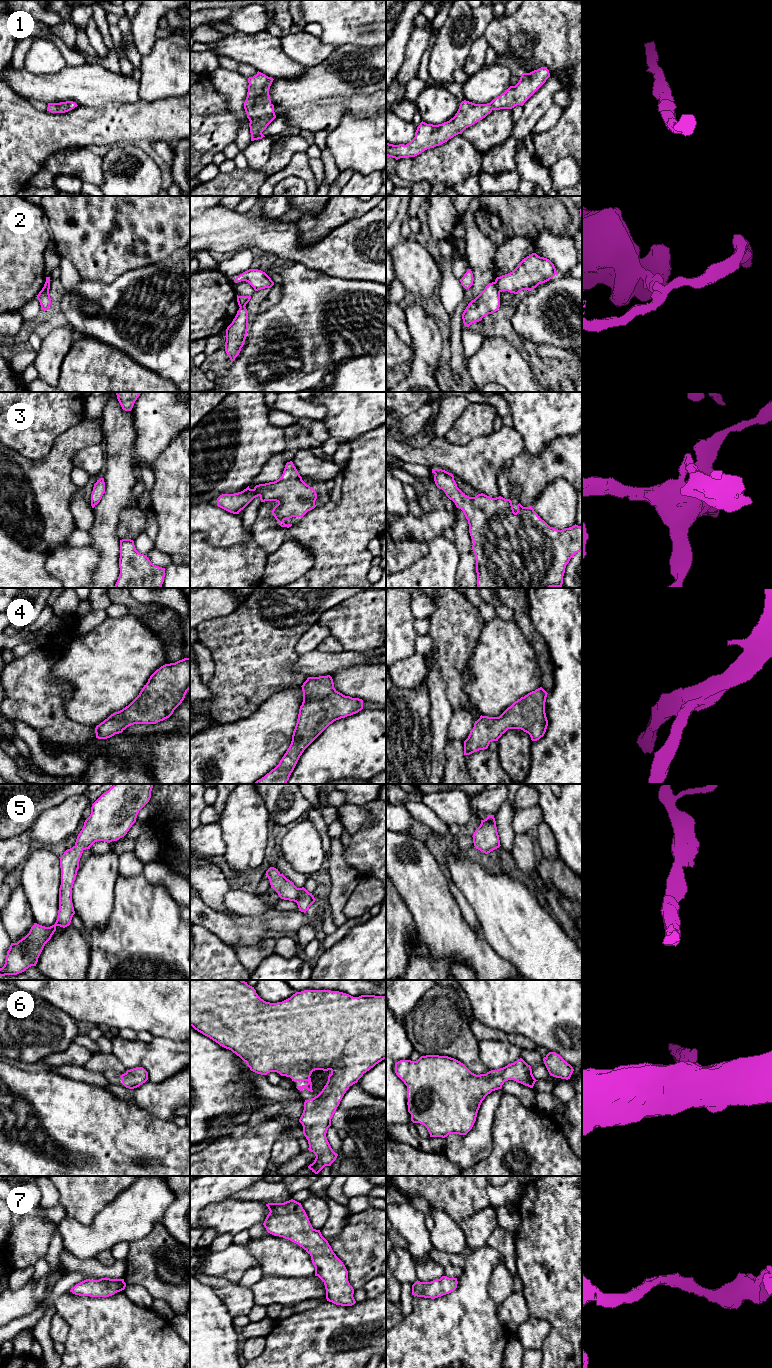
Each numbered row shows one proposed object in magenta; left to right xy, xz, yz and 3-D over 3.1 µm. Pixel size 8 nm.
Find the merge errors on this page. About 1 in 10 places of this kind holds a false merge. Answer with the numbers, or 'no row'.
2

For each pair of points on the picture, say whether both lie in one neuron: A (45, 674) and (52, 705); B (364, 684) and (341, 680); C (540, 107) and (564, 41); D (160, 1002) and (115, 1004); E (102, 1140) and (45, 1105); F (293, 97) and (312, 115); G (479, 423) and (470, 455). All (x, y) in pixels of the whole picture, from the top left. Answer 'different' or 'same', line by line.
A: same
B: same
C: different
D: same
E: same
F: different
G: different

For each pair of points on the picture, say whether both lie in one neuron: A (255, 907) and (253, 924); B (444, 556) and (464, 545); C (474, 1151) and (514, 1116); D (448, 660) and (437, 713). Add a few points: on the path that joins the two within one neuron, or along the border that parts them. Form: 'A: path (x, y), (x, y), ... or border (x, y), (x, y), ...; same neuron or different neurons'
A: border (269, 908), (260, 915), (235, 915); different neurons
B: border (452, 541), (459, 557), (456, 573); different neurons
C: border (495, 1113), (492, 1127), (492, 1150), (485, 1159); different neurons
D: border (430, 666), (437, 668), (451, 704); different neurons

